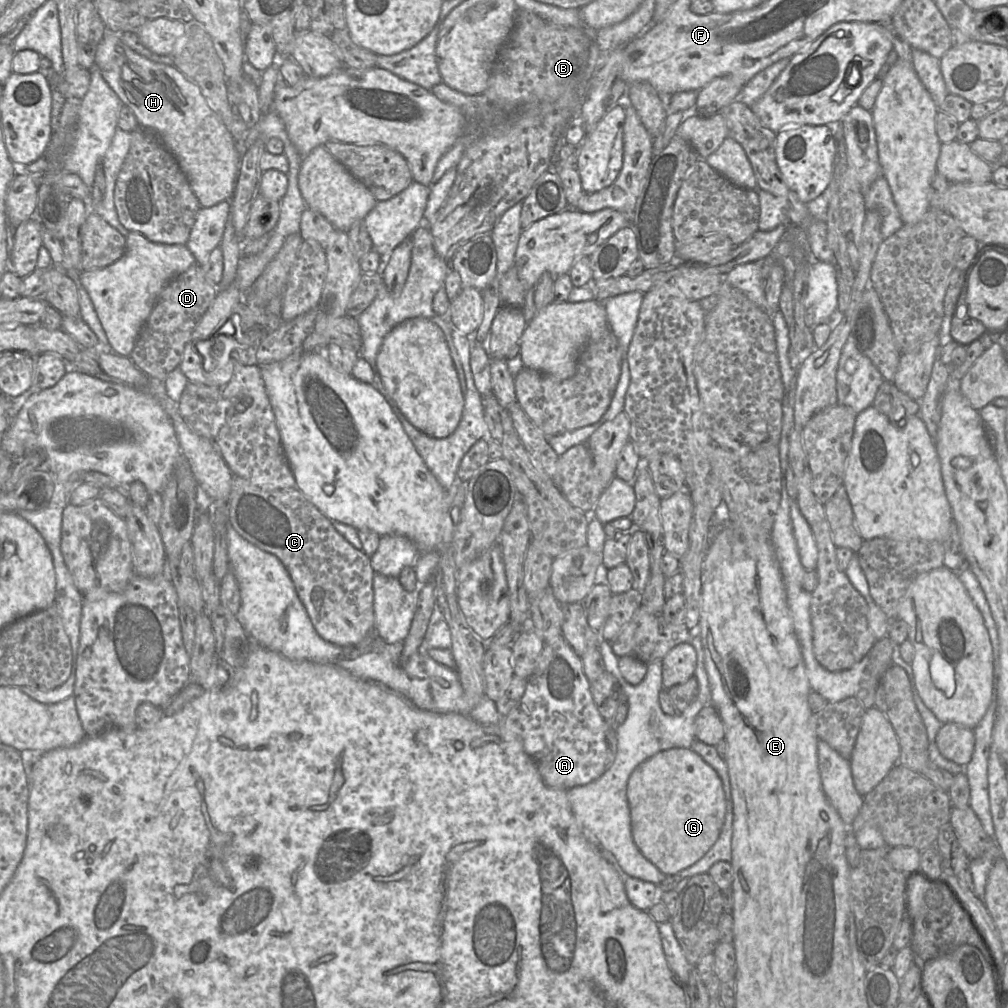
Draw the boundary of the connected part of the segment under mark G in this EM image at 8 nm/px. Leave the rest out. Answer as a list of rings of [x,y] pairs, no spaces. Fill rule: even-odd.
[[[671,748],[659,752],[652,756],[651,758],[644,761],[640,764],[629,777],[627,783],[627,800],[630,809],[631,815],[631,843],[632,844],[621,844],[621,842],[617,841],[615,837],[608,840],[611,843],[608,845],[603,845],[601,853],[602,855],[612,864],[616,865],[616,860],[614,856],[611,854],[614,850],[626,850],[627,852],[639,852],[639,850],[647,856],[648,860],[651,862],[653,866],[669,866],[669,865],[693,865],[698,860],[700,860],[714,845],[717,841],[720,832],[722,830],[725,815],[726,815],[726,799],[723,790],[722,781],[717,774],[717,772],[708,765],[700,755],[698,755],[694,750],[691,748]]]

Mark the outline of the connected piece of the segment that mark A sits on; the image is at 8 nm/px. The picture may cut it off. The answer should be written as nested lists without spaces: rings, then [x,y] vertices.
[[[563,635],[544,646],[519,704],[500,723],[500,735],[505,740],[518,740],[548,787],[569,790],[586,785],[606,771],[607,723],[596,708],[591,684],[583,671],[582,657],[576,654]]]

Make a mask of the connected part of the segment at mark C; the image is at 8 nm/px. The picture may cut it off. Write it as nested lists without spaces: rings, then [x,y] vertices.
[[[232,475],[228,505],[229,522],[237,533],[283,563],[315,630],[325,641],[340,647],[358,645],[374,631],[371,558],[353,547],[297,487],[265,490]]]

